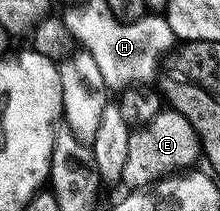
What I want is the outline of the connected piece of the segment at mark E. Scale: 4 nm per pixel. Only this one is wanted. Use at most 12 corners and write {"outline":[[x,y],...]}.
{"outline":[[162,108],[130,129],[120,181],[144,188],[199,158],[195,128]]}

